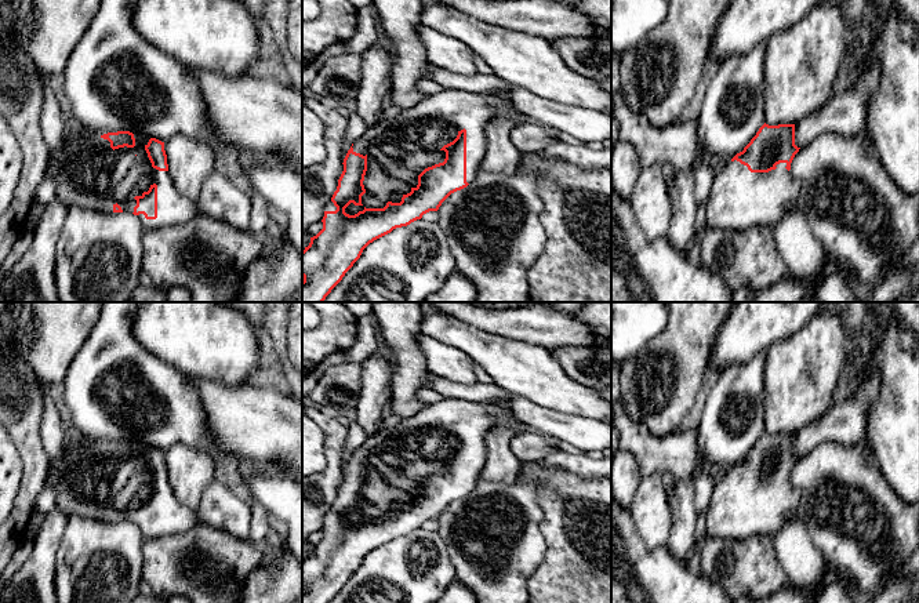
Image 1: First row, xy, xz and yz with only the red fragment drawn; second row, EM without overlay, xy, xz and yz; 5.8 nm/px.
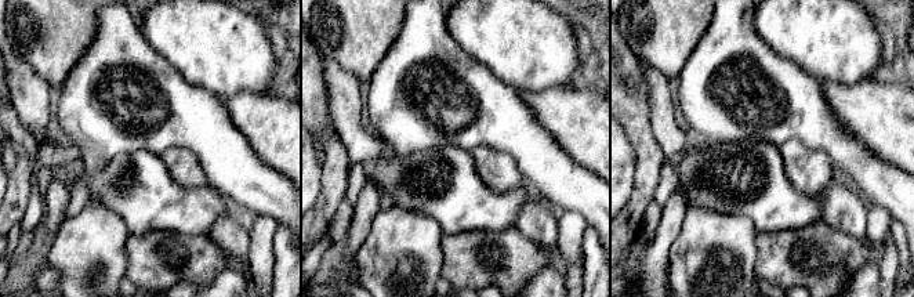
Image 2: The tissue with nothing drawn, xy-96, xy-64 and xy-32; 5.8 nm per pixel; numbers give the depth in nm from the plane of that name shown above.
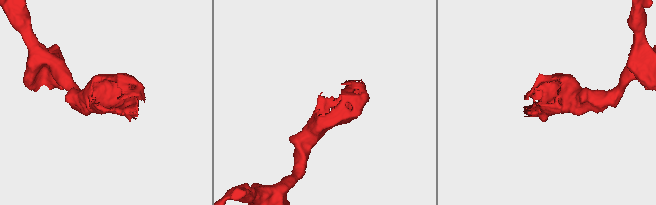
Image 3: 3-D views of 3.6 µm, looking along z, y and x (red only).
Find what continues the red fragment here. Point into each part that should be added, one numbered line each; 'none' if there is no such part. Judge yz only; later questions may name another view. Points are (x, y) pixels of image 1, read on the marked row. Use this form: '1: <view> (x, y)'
1: yz (738, 199)

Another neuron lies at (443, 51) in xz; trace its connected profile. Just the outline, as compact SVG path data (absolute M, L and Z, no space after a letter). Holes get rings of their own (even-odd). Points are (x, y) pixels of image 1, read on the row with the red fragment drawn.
M424 25L418 33L425 46L428 63L464 76L477 73L475 54L465 43Z

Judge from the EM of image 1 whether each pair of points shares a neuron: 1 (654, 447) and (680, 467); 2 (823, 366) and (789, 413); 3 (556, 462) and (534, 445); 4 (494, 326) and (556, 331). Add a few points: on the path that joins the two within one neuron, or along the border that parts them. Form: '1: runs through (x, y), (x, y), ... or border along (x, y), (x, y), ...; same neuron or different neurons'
1: runs through (661, 454), (668, 454), (674, 460); same neuron
2: runs through (817, 377), (817, 384), (799, 402); same neuron
3: border along (555, 446), (538, 462); different neurons
4: runs through (509, 326), (541, 326); same neuron

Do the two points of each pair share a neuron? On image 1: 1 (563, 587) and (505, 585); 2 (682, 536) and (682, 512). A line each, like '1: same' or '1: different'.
1: different
2: same

